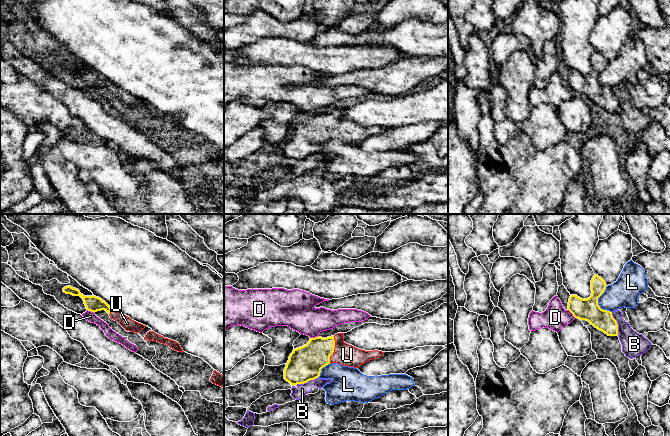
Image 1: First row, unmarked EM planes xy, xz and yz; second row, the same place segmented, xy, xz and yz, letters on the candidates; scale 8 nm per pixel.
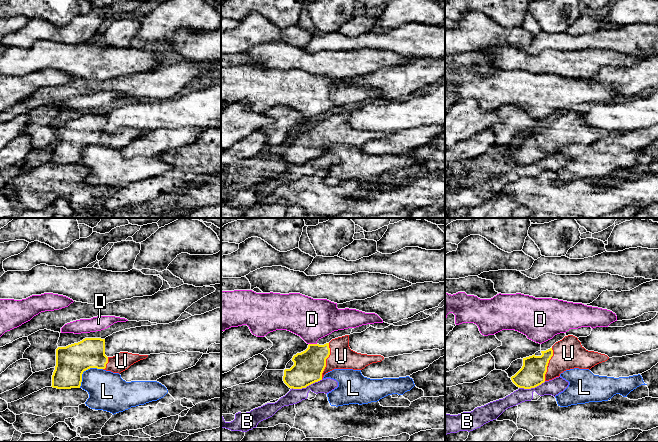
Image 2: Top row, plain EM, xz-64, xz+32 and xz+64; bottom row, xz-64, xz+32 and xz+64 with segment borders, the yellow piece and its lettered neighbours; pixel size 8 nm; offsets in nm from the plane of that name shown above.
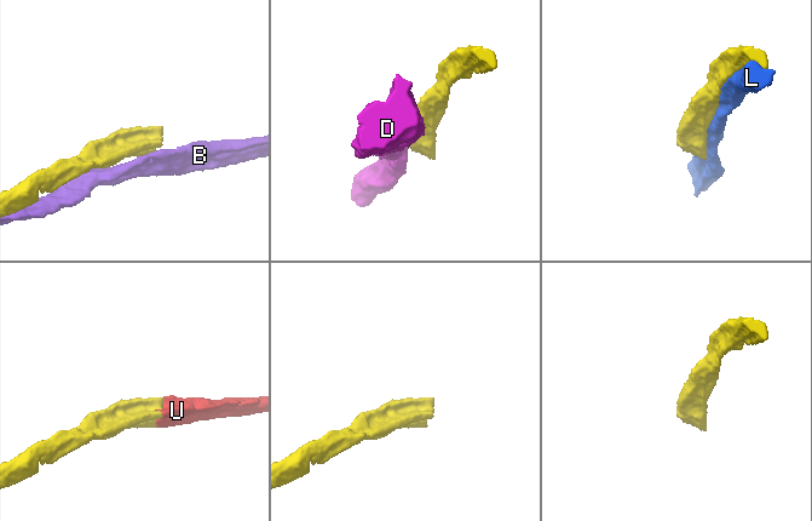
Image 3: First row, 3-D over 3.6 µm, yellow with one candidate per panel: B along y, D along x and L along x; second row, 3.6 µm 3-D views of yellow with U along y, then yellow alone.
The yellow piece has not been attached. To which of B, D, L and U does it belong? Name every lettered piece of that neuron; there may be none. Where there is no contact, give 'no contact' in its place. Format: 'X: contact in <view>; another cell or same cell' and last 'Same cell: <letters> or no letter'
B: contact in yz; another cell
D: contact in xz; another cell
L: contact in yz; another cell
U: contact in xz; same cell
Same cell: U

